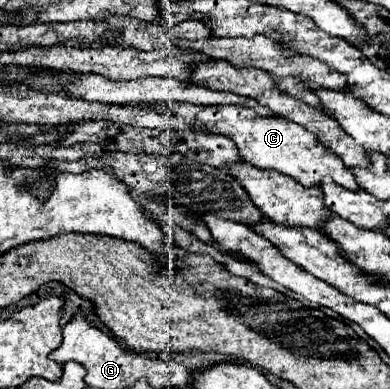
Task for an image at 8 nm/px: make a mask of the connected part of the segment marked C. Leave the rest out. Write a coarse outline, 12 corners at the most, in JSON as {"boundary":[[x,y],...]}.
{"boundary":[[236,105],[144,107],[204,123],[240,157],[306,187],[360,189],[302,125]]}

